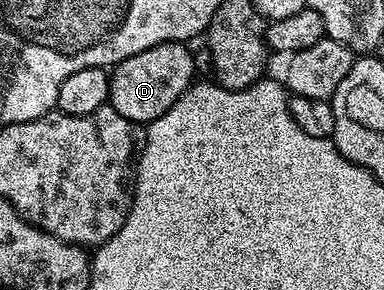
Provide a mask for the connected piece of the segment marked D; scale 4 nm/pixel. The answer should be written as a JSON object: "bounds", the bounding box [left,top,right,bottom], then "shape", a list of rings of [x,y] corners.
{"bounds":[109,40,196,125],"shape":[[[170,40],[166,44],[157,44],[148,50],[140,50],[140,54],[132,54],[132,58],[124,58],[116,65],[113,65],[110,72],[110,98],[109,107],[116,110],[116,114],[124,114],[134,124],[147,125],[151,120],[160,118],[176,103],[178,99],[190,89],[195,83],[196,73],[194,71],[194,52],[185,43],[177,40]]]}

